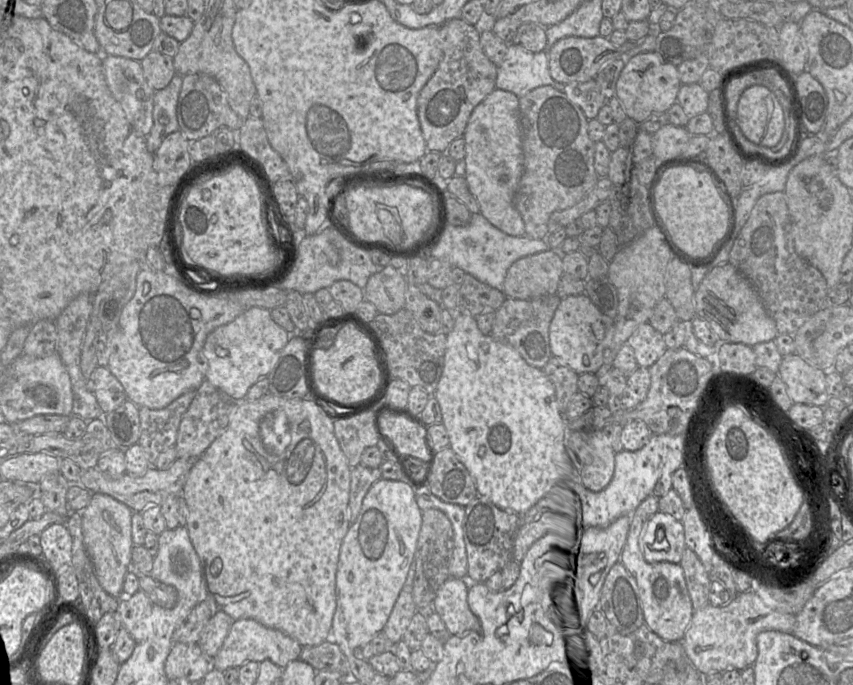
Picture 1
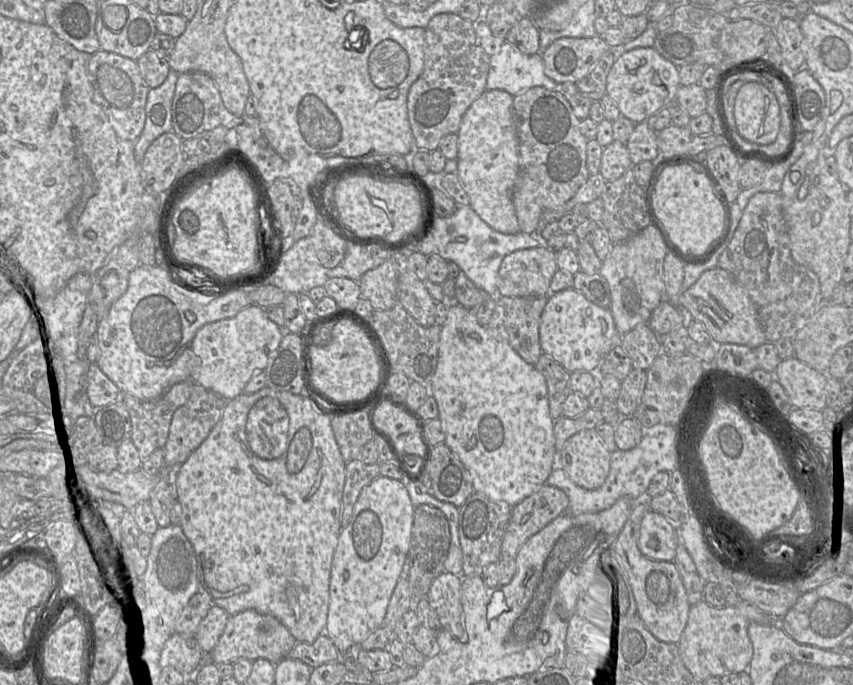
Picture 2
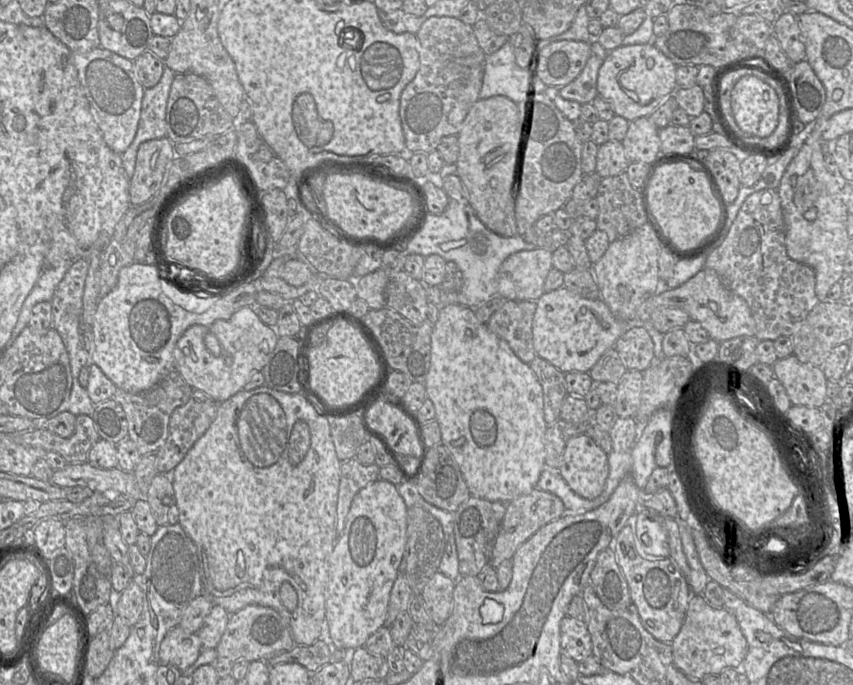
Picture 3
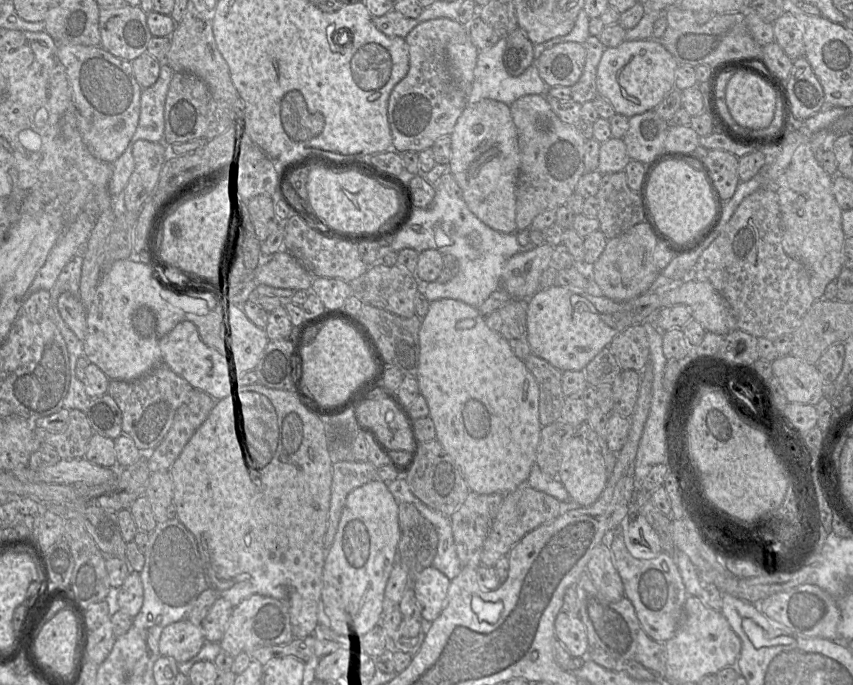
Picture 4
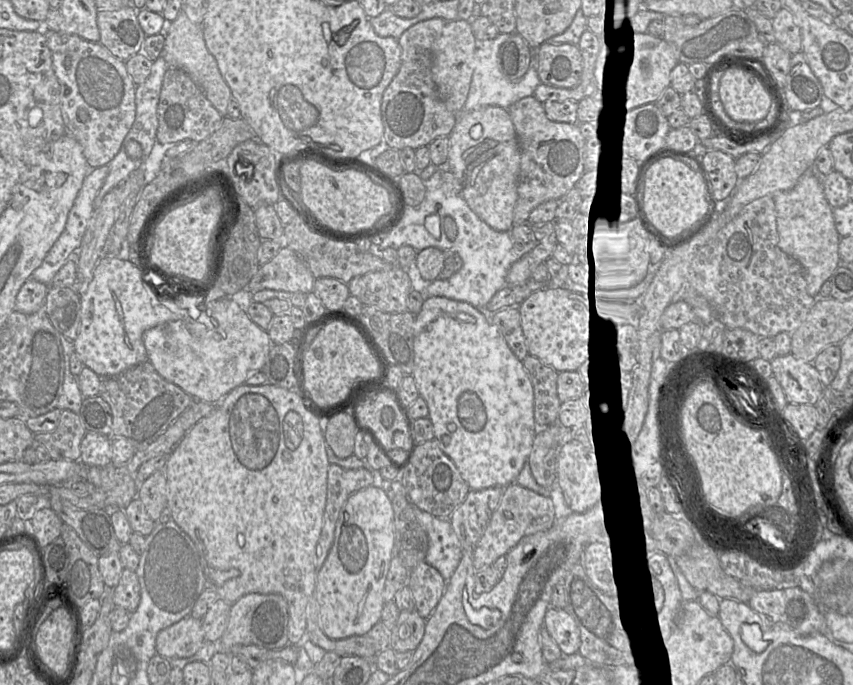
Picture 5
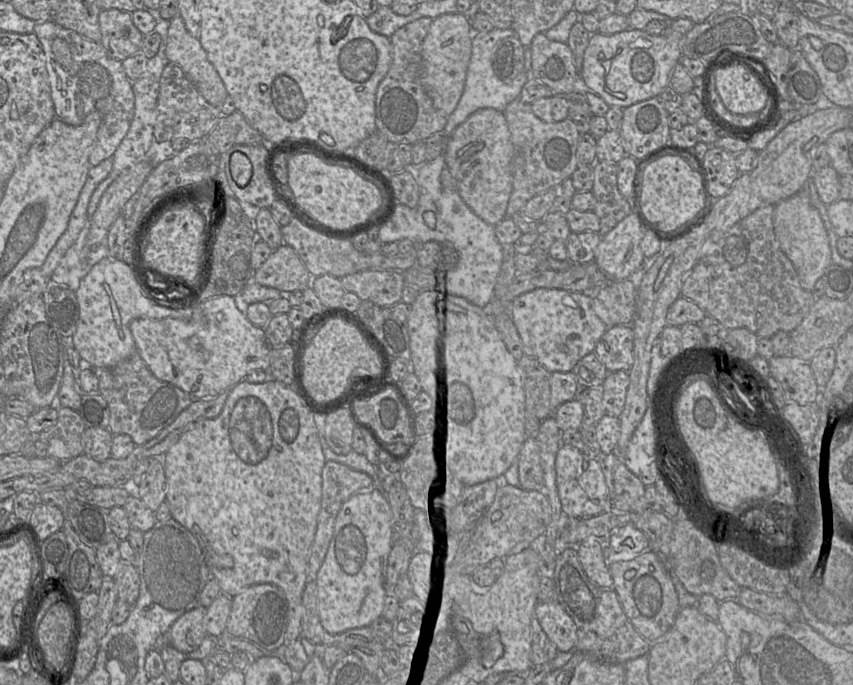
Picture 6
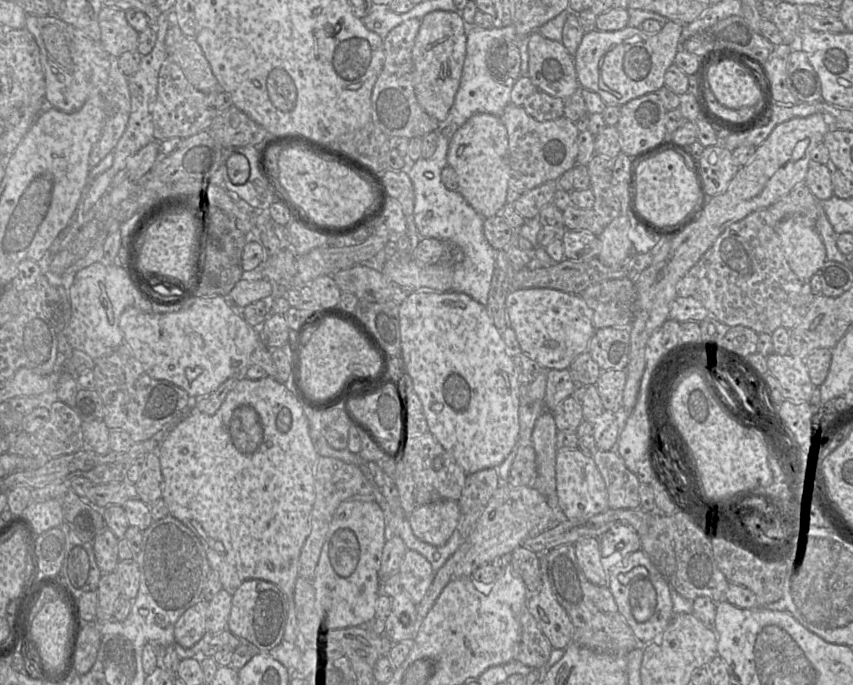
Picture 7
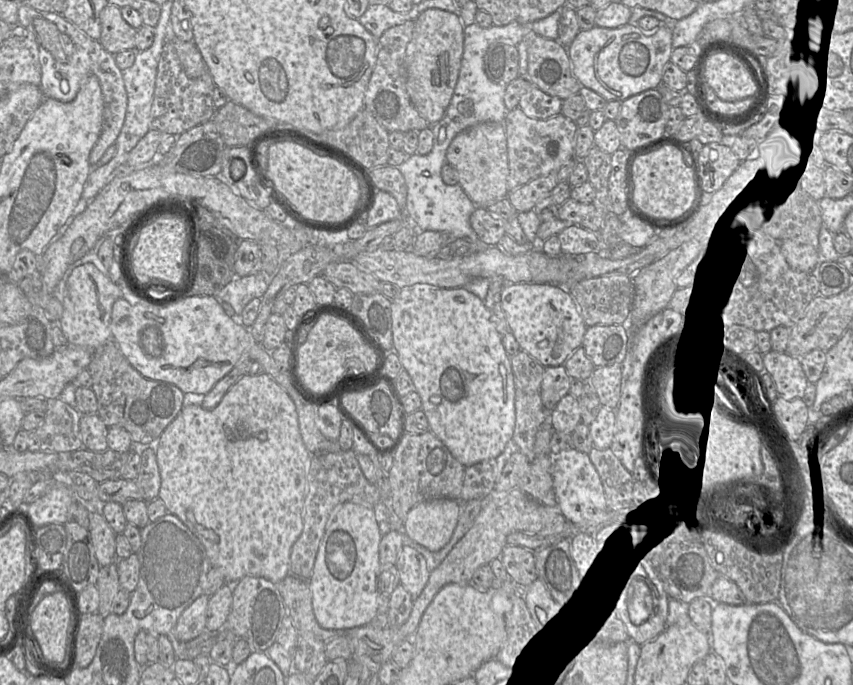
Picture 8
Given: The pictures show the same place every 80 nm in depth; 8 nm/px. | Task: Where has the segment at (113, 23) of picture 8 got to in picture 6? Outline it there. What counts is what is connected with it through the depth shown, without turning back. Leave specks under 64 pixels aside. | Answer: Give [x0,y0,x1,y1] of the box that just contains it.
[99,9,143,61]

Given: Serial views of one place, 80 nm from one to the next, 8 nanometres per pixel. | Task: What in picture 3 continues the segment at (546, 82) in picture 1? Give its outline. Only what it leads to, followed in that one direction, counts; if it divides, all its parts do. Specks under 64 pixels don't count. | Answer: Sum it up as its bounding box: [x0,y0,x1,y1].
[479,41,555,100]

